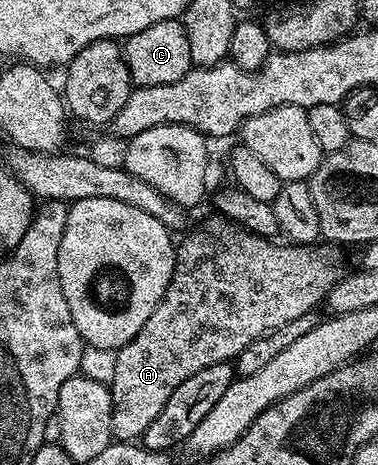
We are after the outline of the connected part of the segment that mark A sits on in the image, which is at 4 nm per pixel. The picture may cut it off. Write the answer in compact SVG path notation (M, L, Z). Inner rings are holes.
M211 215L211 218L200 229L193 230L183 242L181 240L178 242L173 279L165 291L161 303L157 303L153 315L149 315L149 319L145 319L145 327L141 327L141 331L137 331L137 335L133 335L133 339L129 339L129 343L125 343L115 354L117 368L109 388L111 391L111 435L116 442L131 443L142 438L143 432L153 423L153 419L157 419L157 415L161 415L161 407L165 407L165 403L169 403L169 395L173 395L173 391L177 391L177 387L181 387L181 383L185 383L185 379L189 379L189 375L197 375L197 371L205 371L205 367L213 367L213 363L234 362L235 357L241 355L241 351L245 351L245 347L249 343L253 343L253 339L263 337L277 327L285 327L285 323L293 323L293 319L301 319L301 315L316 312L320 308L318 305L322 306L326 302L328 291L333 288L341 276L339 261L335 258L334 253L336 250L323 243L274 245L275 243L274 240L259 237L218 215Z

